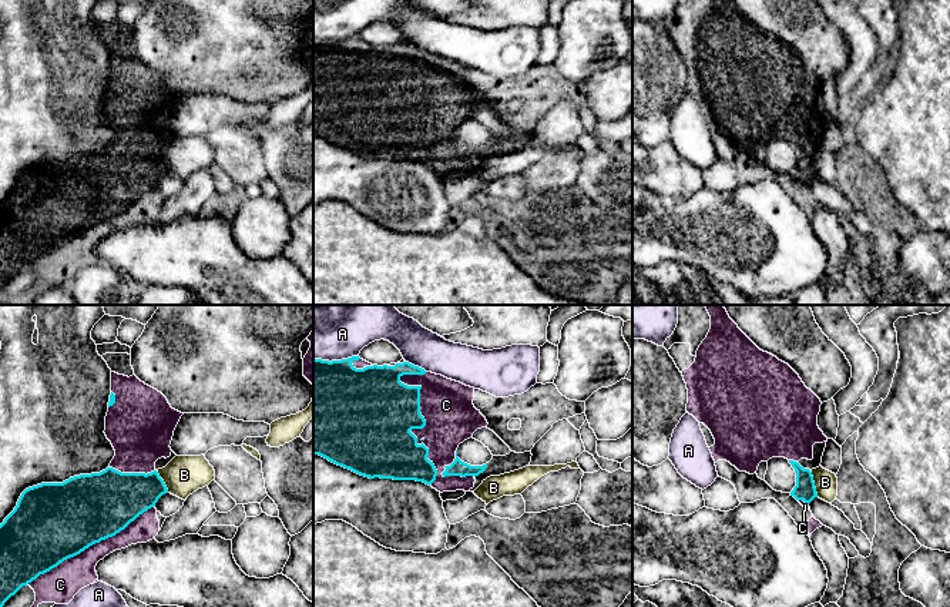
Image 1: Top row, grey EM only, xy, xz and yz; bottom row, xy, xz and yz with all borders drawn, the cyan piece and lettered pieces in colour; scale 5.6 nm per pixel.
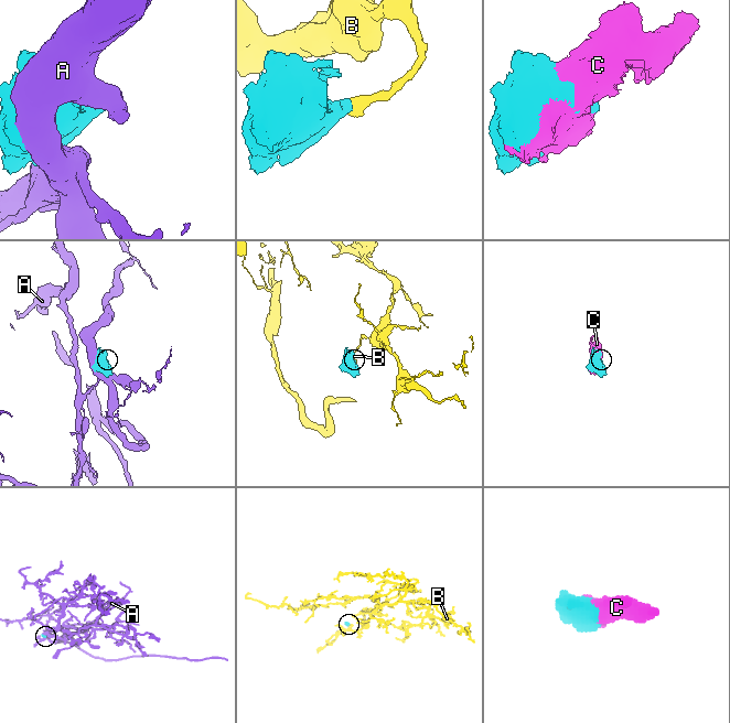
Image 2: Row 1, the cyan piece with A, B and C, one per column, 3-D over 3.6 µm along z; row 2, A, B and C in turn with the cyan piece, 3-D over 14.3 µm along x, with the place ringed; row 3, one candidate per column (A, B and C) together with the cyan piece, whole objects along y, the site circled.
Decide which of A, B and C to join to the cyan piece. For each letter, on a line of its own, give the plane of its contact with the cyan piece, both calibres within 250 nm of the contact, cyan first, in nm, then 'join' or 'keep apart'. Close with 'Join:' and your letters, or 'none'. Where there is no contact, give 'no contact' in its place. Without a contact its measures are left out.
A: meets cyan in xz; 260 nm thick on the cyan side, 220 nm on the other; keep apart
B: meets cyan in yz; 120 nm thick on the cyan side, 130 nm on the other; keep apart
C: meets cyan in xz; 400 nm thick on the cyan side, 300 nm on the other; join
Join: C

